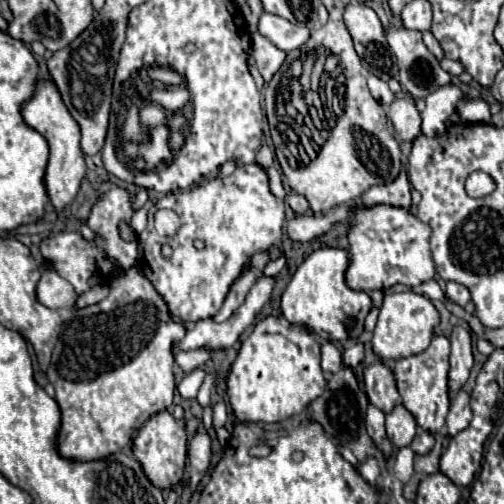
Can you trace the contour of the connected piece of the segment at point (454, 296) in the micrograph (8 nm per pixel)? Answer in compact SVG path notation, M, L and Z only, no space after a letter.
M448 281L448 283L446 283L444 295L446 295L446 299L448 299L450 303L456 303L456 305L466 305L466 303L470 301L470 291L468 291L464 285L454 283L454 281Z

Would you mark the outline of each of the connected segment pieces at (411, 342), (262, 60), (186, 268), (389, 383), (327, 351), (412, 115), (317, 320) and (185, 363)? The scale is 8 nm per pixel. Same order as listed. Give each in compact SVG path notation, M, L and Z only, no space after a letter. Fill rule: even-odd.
M418 293L386 295L374 327L372 349L382 361L398 361L422 353L430 345L436 325L438 325L438 311L424 295Z
M260 33L252 35L252 55L256 59L256 65L264 81L270 81L272 75L280 69L280 65L286 59L286 53L276 45L272 45L268 39L264 39Z
M260 165L238 167L230 177L216 177L216 179L208 181L206 185L200 185L192 191L182 191L176 195L168 193L162 199L158 199L158 203L150 211L156 211L162 207L174 209L176 213L180 213L180 219L182 219L180 231L174 237L160 237L152 227L148 227L138 235L138 241L140 241L138 245L140 245L140 251L142 251L146 265L152 271L152 275L148 279L152 281L154 289L160 293L160 297L164 297L168 309L186 321L200 321L200 319L214 317L220 311L232 283L250 265L252 255L264 251L264 253L268 253L270 261L274 261L284 253L282 239L284 239L284 209L286 209L286 205L282 199L276 199L270 193L268 175ZM194 239L200 239L204 243L204 249L196 249ZM164 243L168 243L172 247L170 259L162 257Z
M382 361L364 367L364 391L368 395L368 401L384 413L390 413L394 405L400 403L392 369Z
M324 343L322 345L322 371L324 373L336 373L342 367L342 355L336 345Z
M394 99L388 107L388 119L392 121L398 139L412 143L420 135L420 113L412 99Z
M318 249L304 259L288 287L282 293L280 309L282 315L294 323L304 325L312 333L328 333L334 341L356 339L364 331L364 317L372 309L372 301L364 291L352 291L344 281L344 271L348 267L348 251L344 249Z
M196 349L196 351L176 353L176 355L174 355L174 361L176 361L176 365L178 365L184 373L190 373L190 371L194 371L196 367L200 367L202 363L206 363L208 357L210 357L210 351L206 351L206 349Z

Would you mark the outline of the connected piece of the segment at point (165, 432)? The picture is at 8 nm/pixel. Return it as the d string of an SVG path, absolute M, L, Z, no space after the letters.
M160 411L160 413L152 415L140 427L140 431L134 439L134 445L132 445L132 453L140 461L144 475L158 489L174 489L180 483L184 465L186 465L186 449L188 449L186 431L184 431L184 427L180 427L180 423L168 411Z

